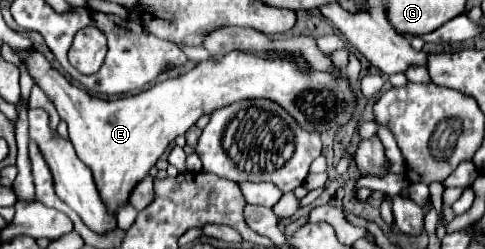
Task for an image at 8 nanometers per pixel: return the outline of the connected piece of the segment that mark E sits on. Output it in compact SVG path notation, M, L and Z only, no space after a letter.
M22 51L18 55L28 63L32 79L56 105L60 119L68 123L68 137L76 155L92 171L98 193L112 215L128 203L134 187L148 175L166 147L178 135L184 135L204 113L212 113L238 99L266 97L282 103L302 127L318 133L344 125L354 113L354 93L340 69L334 73L314 71L302 55L298 55L298 63L290 63L286 59L270 61L254 53L236 51L214 63L202 61L188 73L156 83L138 95L112 101L90 97L84 89L72 85L38 51Z

